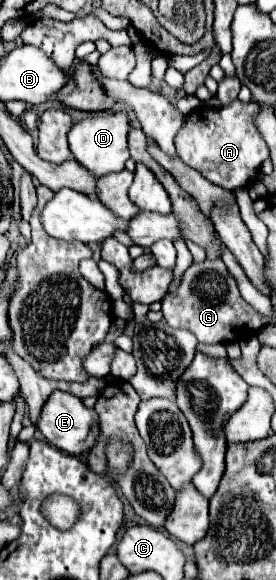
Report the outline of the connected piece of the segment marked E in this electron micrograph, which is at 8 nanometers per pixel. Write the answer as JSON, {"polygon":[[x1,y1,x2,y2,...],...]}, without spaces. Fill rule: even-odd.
{"polygon":[[61,390,53,392,53,396,45,402,45,408,41,410,41,416,37,420,37,430,49,440,49,444,75,456,89,452,89,448,95,444,95,438,99,436,95,410,85,408,79,398,73,398,73,394]]}

